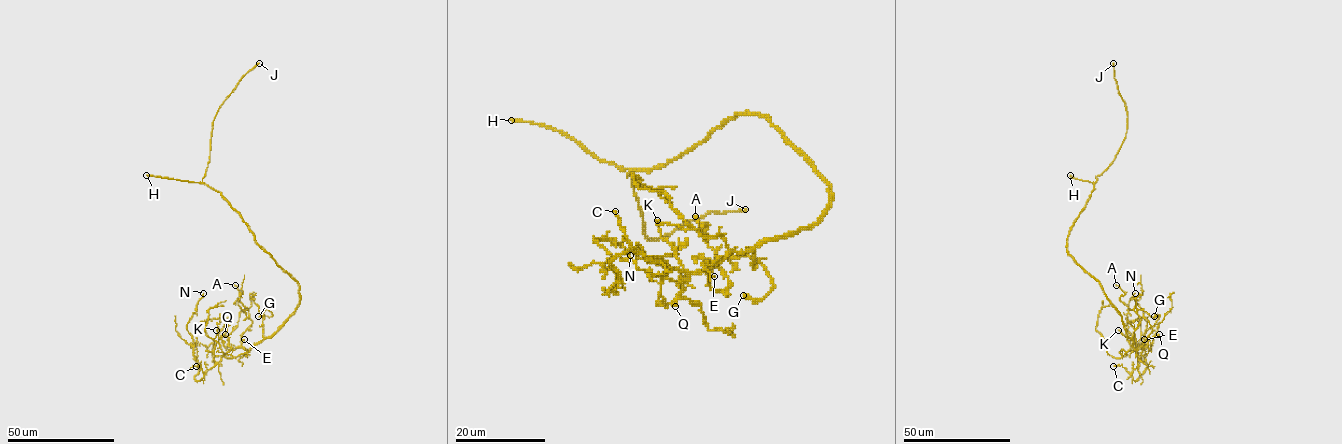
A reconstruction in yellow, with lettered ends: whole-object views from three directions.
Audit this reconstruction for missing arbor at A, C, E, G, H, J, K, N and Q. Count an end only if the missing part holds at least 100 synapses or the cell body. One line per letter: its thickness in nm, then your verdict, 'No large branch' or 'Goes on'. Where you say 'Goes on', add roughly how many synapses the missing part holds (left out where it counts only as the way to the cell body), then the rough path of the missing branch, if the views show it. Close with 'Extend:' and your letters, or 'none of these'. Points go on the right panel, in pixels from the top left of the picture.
A: Thickness 240 nm. No large branch
C: Thickness 200 nm. No large branch
E: Thickness 130 nm. No large branch
G: Thickness 280 nm. No large branch
H: Thickness 220 nm. Goes on. Roughly 200 synapses. Course of what is missing: (1070, 175), (1081, 162), (1088, 135), (1063, 110), (1057, 69), (1066, 45), (1076, 40), (1089, 50)
J: Thickness 280 nm. Goes on. Course of what is missing: (1113, 63), (1114, 28)
K: Thickness 180 nm. No large branch
N: Thickness 80 nm. No large branch
Q: Thickness 550 nm. No large branch
Extend: H, J

